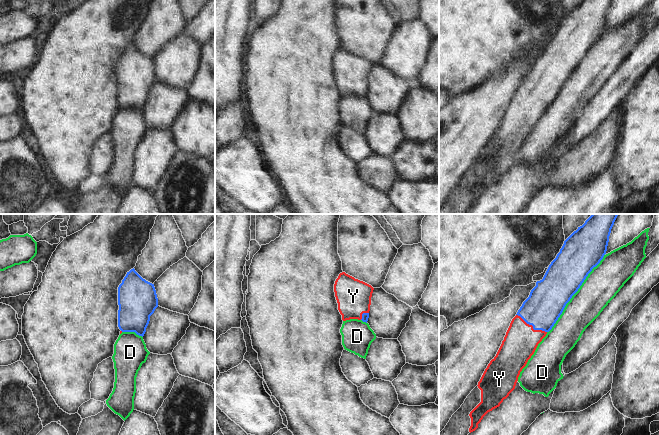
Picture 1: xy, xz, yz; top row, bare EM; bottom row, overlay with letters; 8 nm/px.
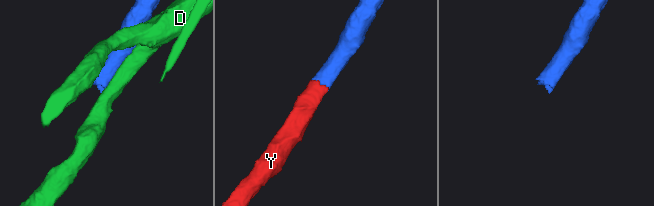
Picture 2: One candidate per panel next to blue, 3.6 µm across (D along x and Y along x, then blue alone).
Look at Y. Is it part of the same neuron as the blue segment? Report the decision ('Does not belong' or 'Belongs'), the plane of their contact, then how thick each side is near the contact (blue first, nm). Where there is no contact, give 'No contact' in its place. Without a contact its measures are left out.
Belongs. Touches blue in yz. Thickness 300 nm (blue) against 280 nm

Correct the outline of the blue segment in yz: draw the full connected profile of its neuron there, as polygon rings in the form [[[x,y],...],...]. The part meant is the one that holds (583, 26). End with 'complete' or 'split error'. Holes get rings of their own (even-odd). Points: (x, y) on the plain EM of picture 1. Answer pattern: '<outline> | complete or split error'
[[[583,0],[564,17],[560,28],[549,41],[543,55],[536,58],[529,73],[512,95],[496,132],[490,137],[478,158],[481,178],[469,190],[470,209],[478,204],[478,200],[488,188],[499,183],[515,165],[520,148],[534,130],[538,120],[552,105],[566,80],[578,67],[588,50],[606,30],[613,1]]] | split error

